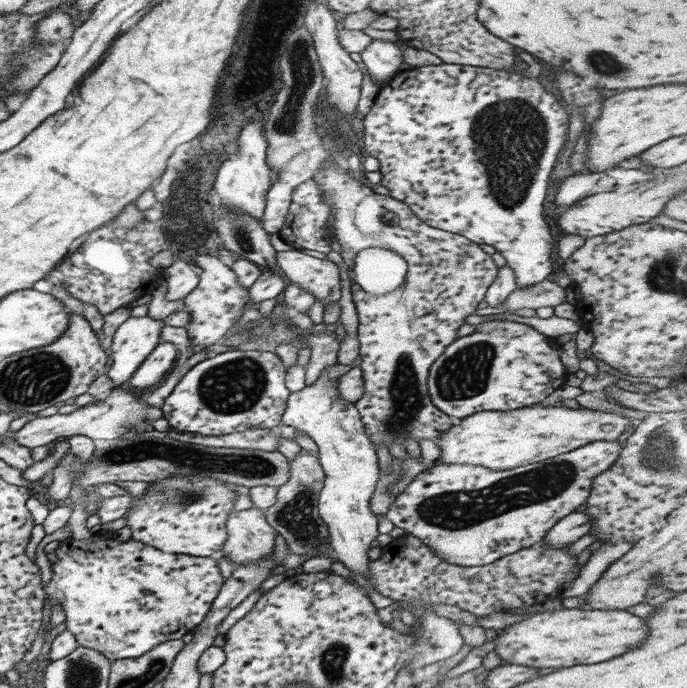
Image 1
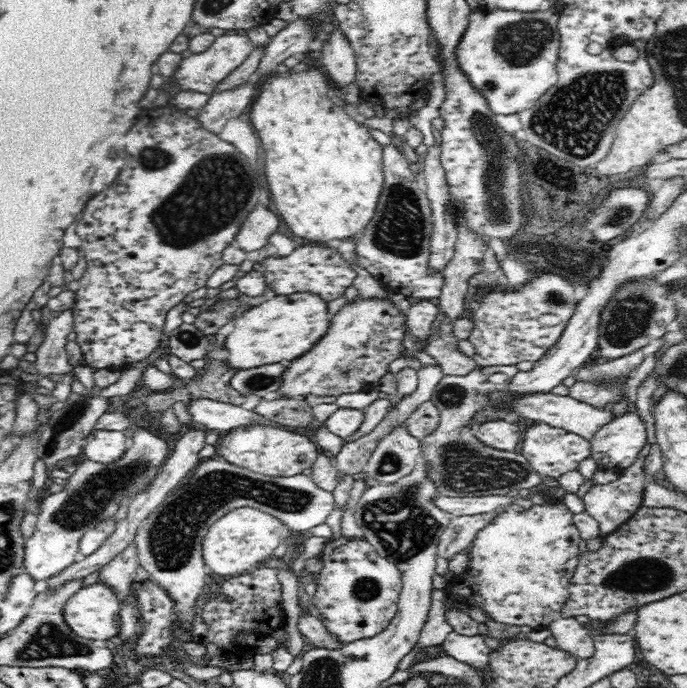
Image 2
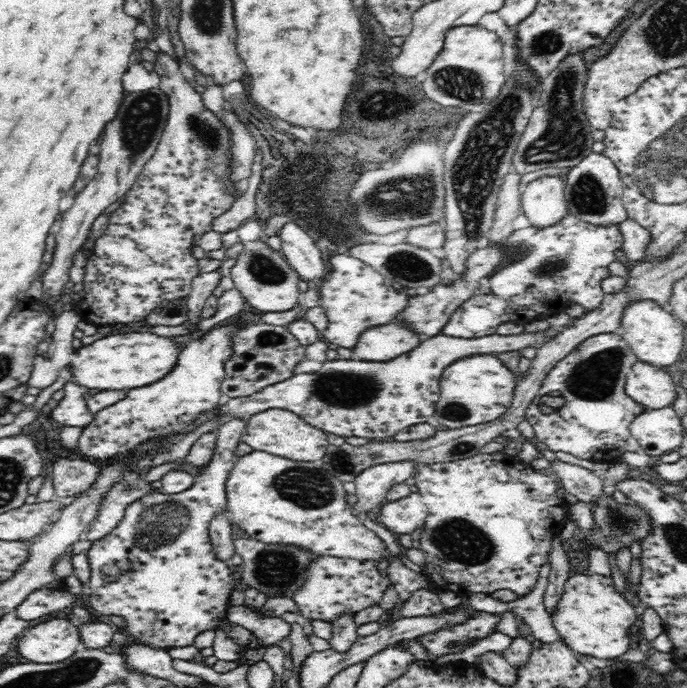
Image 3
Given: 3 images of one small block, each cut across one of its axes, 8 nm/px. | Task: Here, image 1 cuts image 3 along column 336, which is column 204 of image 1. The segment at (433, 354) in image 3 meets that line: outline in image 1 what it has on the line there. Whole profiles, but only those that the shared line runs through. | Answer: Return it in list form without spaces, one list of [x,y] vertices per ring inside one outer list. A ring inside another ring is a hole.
[[[228,350],[193,365],[173,387],[160,407],[170,429],[222,436],[279,425],[289,390],[284,385],[286,368],[275,353]]]

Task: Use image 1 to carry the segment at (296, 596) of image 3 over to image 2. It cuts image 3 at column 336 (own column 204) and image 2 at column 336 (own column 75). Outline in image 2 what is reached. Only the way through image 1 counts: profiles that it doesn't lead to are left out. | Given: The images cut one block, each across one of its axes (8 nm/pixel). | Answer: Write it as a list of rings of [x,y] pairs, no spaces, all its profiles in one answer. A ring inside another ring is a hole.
[[[341,537],[329,540],[318,557],[322,569],[310,606],[331,638],[337,642],[351,643],[372,638],[386,630],[398,612],[403,586],[402,573],[396,563],[378,554],[374,546],[364,538]]]

